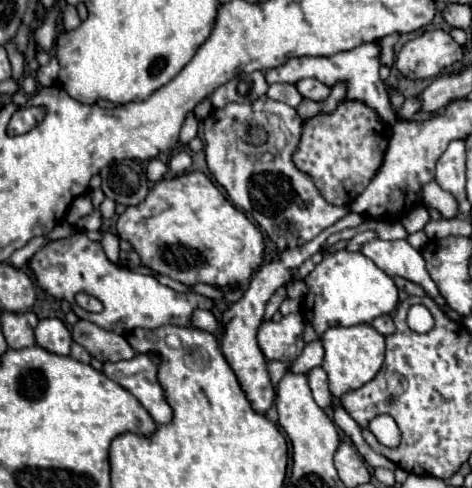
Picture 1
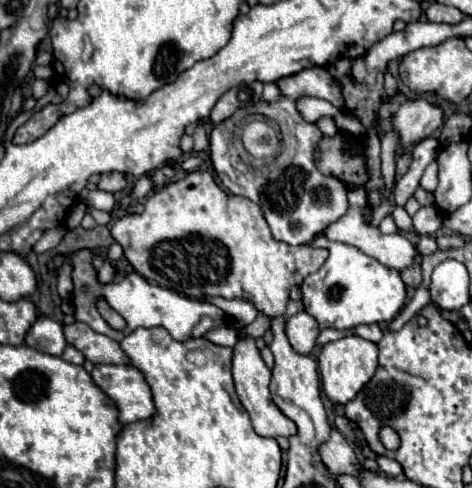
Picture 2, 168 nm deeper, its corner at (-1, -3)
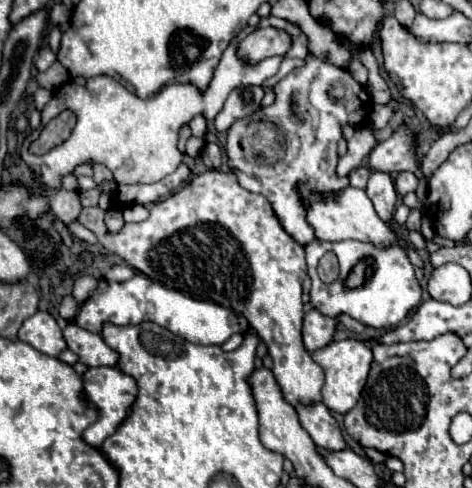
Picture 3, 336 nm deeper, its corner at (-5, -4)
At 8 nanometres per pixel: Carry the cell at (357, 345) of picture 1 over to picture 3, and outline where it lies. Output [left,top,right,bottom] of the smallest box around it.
[311,340,373,414]

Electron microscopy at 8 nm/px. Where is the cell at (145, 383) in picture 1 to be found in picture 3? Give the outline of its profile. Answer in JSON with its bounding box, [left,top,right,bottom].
[81,366,137,448]

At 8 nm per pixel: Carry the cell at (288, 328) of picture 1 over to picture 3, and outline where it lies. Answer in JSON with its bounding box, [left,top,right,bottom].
[303,308,337,352]

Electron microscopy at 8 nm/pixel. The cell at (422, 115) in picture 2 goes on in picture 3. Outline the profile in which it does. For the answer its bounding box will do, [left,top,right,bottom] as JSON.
[349,126,423,188]

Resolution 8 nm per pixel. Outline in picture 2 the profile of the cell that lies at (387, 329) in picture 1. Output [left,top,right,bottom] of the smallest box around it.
[355,323,383,343]

